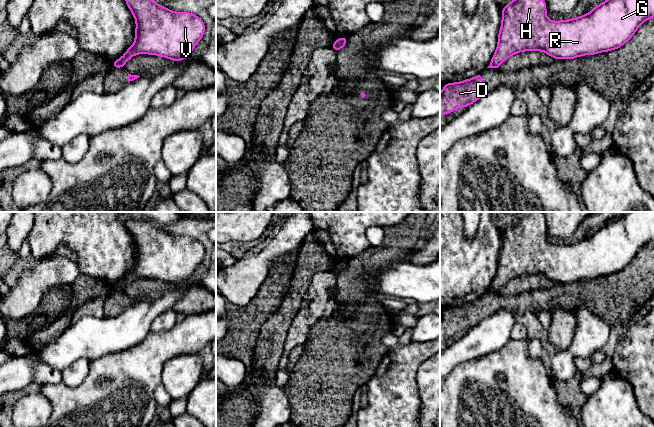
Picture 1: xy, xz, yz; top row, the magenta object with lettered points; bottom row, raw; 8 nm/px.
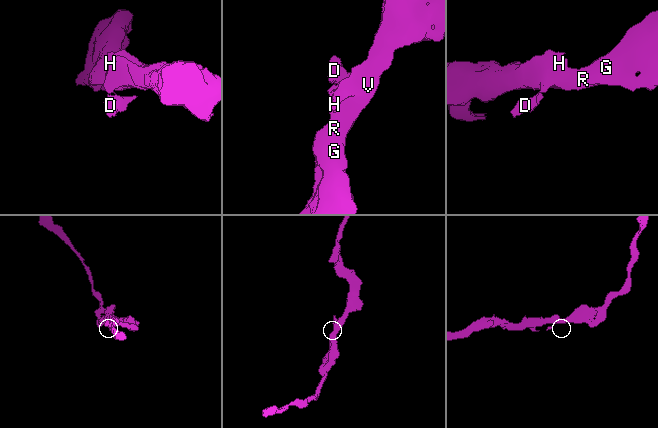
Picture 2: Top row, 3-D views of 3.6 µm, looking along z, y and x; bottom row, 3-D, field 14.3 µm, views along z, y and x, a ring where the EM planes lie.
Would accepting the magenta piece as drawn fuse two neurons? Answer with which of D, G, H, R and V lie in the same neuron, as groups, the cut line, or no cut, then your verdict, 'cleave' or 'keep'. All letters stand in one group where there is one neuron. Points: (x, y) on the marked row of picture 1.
D / G H R V; cut in xy along (122, 66), (115, 67); cleave

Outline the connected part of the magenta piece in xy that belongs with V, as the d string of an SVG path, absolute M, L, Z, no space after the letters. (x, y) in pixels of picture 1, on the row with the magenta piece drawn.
M124 0L131 10L135 21L135 41L125 54L112 62L112 67L123 67L124 64L137 54L158 55L175 62L191 56L196 44L202 40L205 32L204 22L190 12L174 12L153 0Z

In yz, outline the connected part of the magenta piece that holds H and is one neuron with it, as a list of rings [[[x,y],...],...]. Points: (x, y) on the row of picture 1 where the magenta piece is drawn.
[[[512,0],[501,9],[498,44],[489,66],[498,69],[506,59],[522,51],[543,51],[554,59],[574,59],[618,49],[632,38],[642,23],[654,17],[654,0],[606,0],[581,17],[561,21],[548,19],[546,11],[545,0]]]

